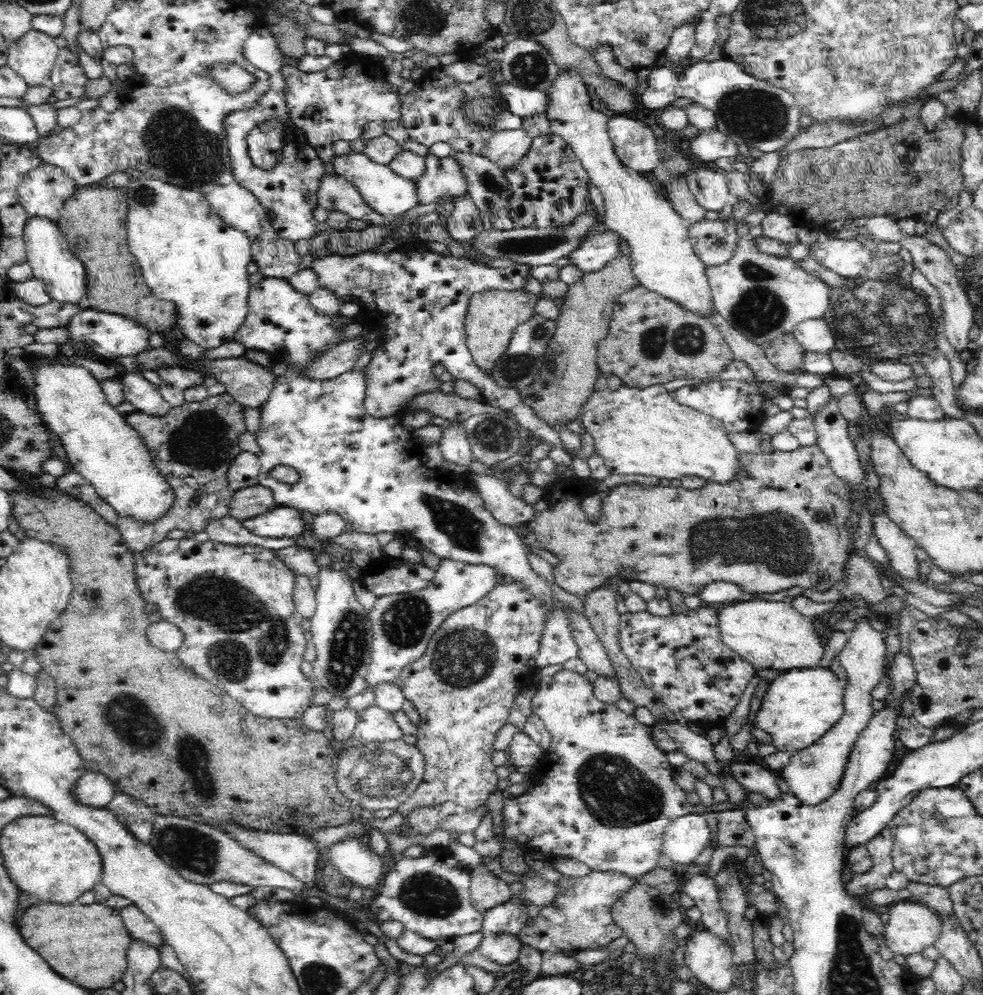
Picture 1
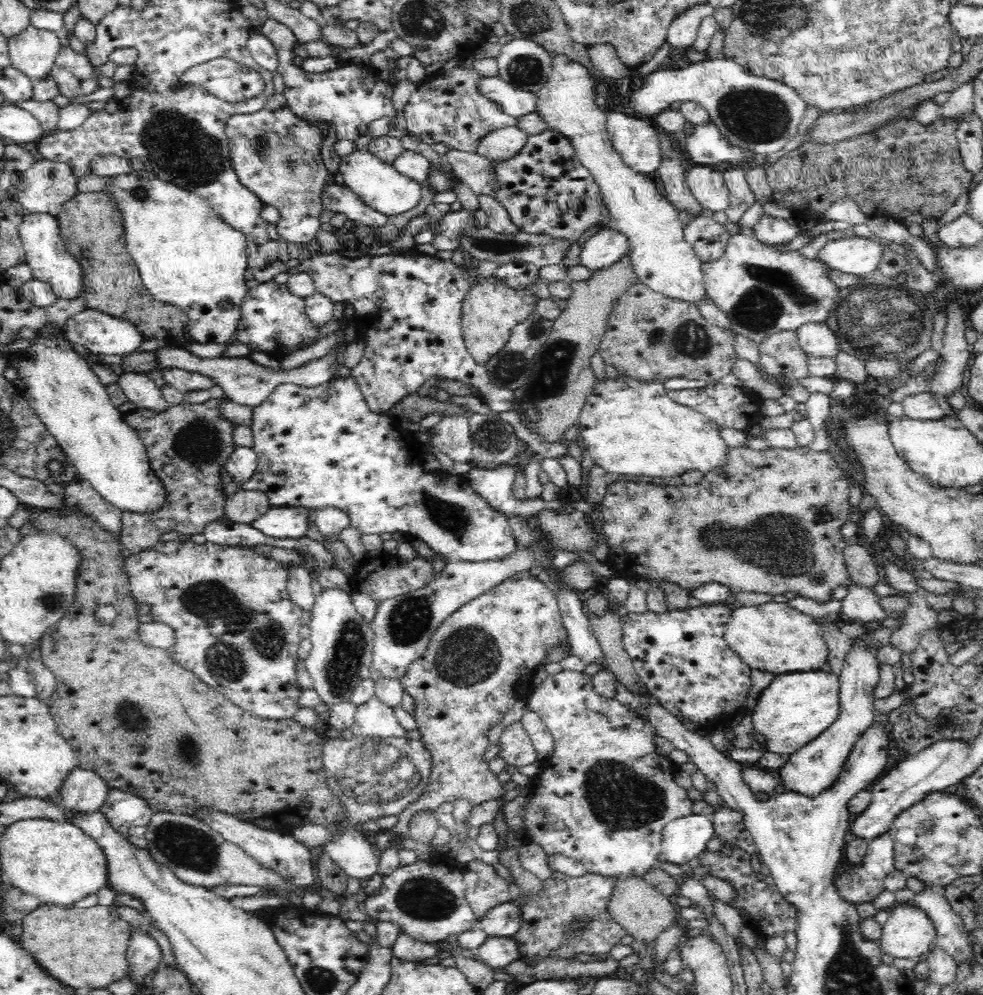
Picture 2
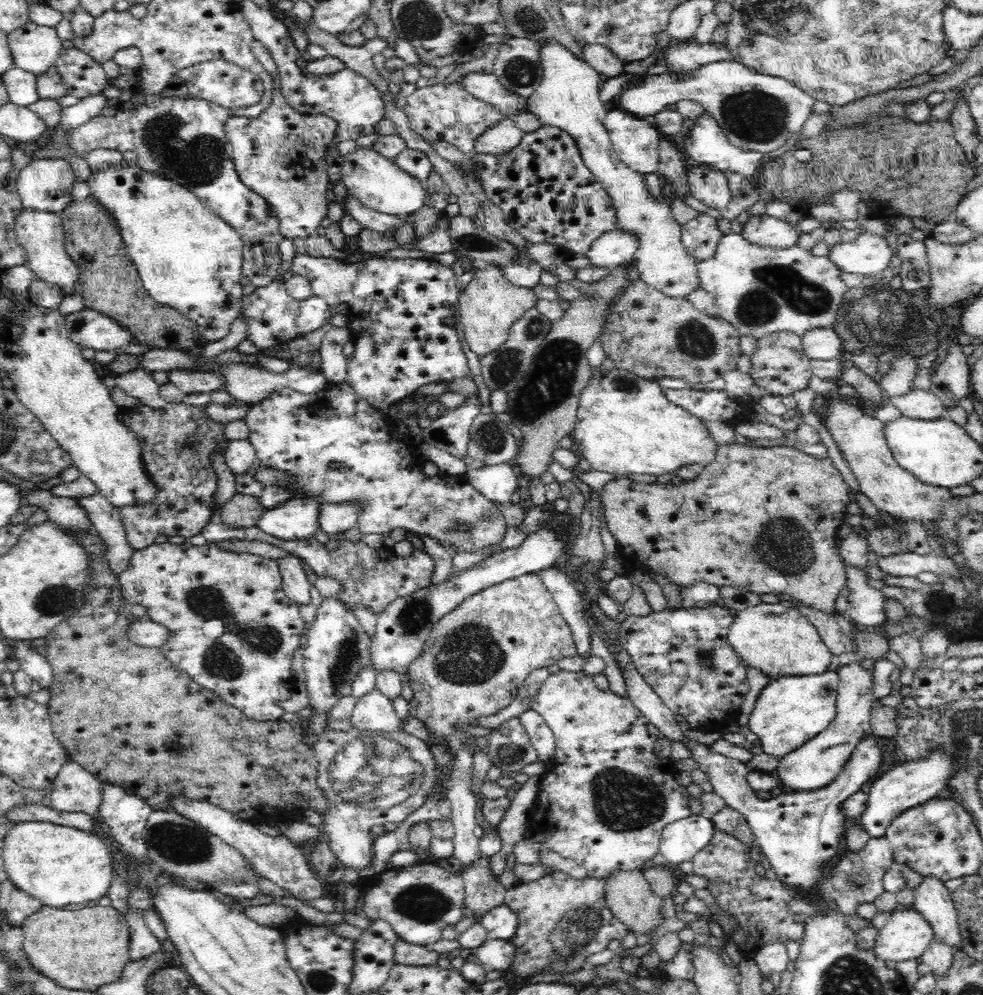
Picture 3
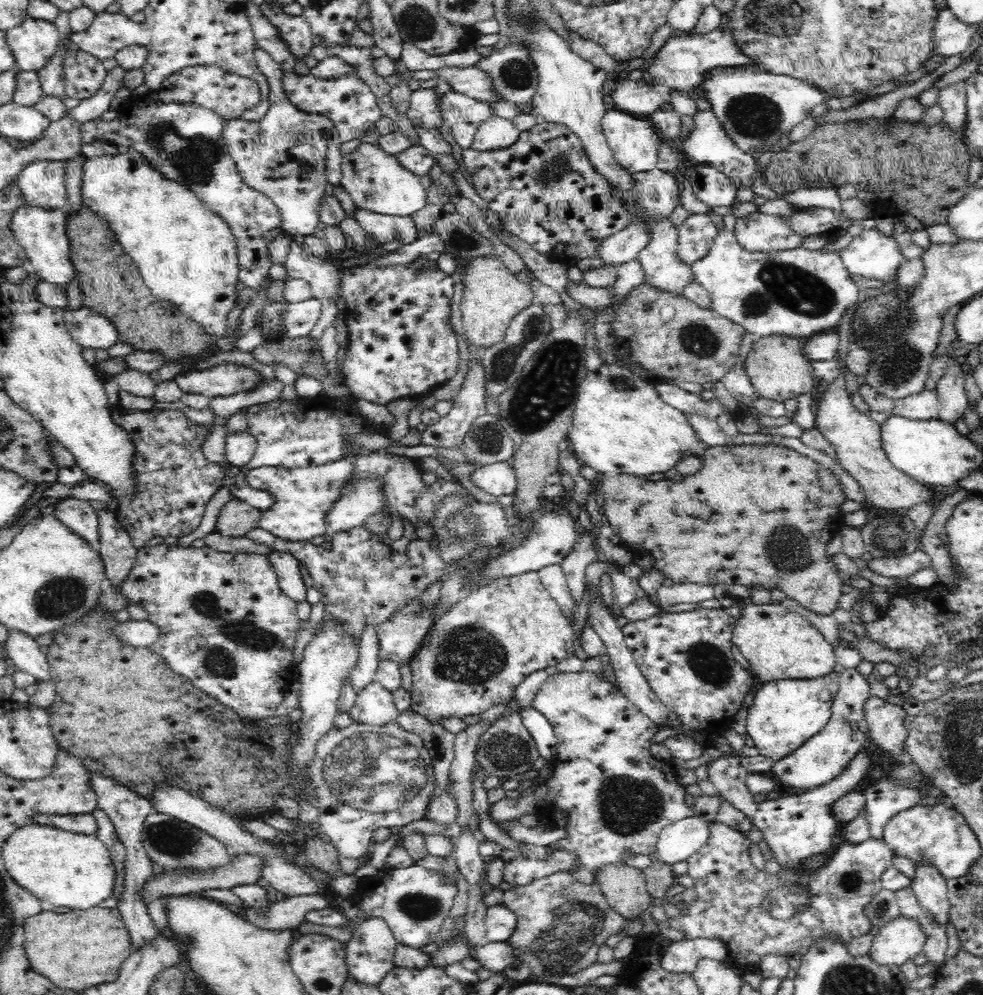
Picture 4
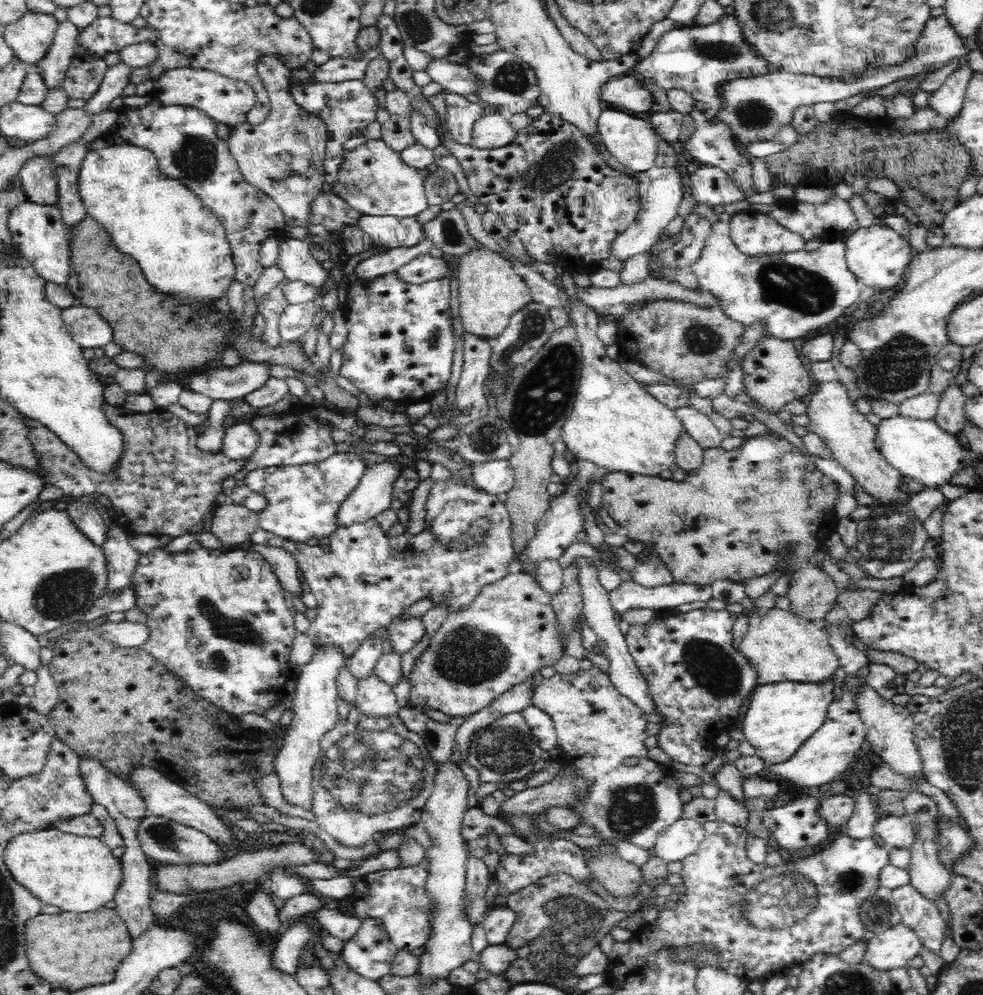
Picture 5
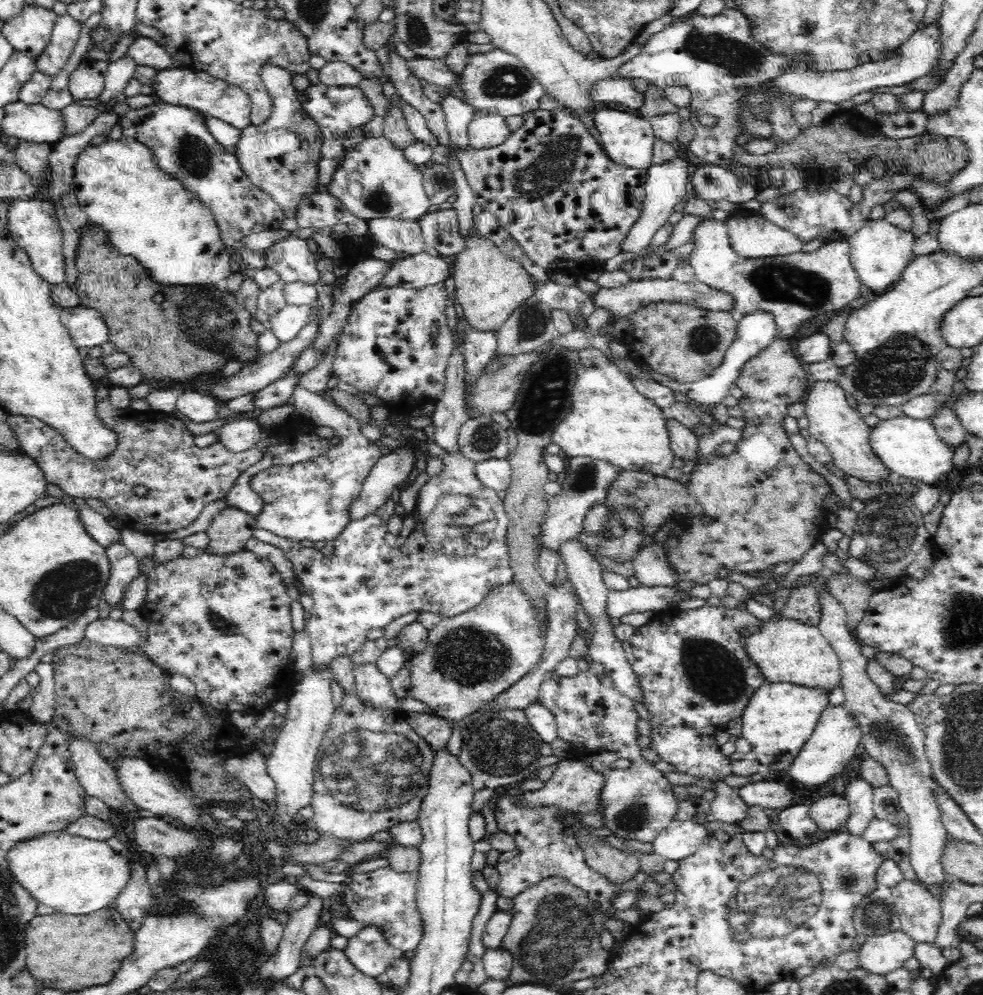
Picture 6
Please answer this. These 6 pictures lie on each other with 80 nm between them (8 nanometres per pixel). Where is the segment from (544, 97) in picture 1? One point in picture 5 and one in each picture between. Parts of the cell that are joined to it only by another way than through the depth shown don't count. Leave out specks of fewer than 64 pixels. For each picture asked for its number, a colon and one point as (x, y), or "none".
2: (513, 101)
3: (487, 87)
4: (473, 82)
5: (460, 79)

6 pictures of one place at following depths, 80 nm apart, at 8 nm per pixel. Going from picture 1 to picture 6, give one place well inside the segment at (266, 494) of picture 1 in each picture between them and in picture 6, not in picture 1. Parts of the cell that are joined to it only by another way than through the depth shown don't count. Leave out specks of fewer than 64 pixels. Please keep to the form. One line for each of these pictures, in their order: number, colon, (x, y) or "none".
2: (244, 506)
3: (242, 512)
4: (237, 519)
5: (233, 524)
6: (228, 532)

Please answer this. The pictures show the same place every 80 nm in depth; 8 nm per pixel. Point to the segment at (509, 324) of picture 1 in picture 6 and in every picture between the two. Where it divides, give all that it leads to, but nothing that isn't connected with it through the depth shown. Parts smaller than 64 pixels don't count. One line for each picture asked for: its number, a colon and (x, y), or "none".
2: (491, 308)
3: (489, 305)
4: (493, 294)
5: (490, 290)
6: (489, 286)

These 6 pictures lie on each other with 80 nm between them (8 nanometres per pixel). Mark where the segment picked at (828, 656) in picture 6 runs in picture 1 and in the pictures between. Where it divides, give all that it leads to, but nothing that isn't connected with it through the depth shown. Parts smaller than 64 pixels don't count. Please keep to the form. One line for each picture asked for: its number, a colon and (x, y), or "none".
1: (769, 634)
2: (773, 637)
3: (780, 641)
4: (778, 644)
5: (781, 646)

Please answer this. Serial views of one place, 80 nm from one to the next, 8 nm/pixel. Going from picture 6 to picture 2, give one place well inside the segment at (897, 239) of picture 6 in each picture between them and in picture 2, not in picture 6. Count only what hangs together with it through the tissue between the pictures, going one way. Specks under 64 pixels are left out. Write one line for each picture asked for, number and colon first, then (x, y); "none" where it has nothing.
2: (859, 256)
3: (869, 254)
4: (871, 254)
5: (878, 257)

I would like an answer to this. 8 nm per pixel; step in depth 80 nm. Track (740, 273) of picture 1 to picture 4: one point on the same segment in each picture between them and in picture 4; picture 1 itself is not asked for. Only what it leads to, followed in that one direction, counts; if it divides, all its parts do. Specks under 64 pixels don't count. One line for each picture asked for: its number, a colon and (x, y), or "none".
2: (763, 291)
3: (760, 290)
4: (796, 293)

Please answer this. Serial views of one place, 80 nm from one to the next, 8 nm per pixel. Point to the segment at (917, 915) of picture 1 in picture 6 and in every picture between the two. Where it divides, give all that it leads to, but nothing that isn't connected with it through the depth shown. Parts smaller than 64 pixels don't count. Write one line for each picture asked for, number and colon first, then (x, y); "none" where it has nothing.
2: (908, 933)
3: (906, 935)
4: (899, 941)
5: (892, 946)
6: (881, 953)

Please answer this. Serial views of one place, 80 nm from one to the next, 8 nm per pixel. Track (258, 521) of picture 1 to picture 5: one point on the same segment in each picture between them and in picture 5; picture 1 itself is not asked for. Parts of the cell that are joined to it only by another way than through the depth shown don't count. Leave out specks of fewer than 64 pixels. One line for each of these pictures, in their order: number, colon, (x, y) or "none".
2: (279, 522)
3: (297, 519)
4: (302, 497)
5: (302, 501)

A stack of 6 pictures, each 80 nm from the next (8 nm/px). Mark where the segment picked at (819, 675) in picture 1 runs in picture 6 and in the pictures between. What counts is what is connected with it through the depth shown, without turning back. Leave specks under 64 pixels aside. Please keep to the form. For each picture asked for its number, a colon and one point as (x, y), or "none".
2: (795, 707)
3: (790, 710)
4: (783, 714)
5: (779, 717)
6: (779, 718)

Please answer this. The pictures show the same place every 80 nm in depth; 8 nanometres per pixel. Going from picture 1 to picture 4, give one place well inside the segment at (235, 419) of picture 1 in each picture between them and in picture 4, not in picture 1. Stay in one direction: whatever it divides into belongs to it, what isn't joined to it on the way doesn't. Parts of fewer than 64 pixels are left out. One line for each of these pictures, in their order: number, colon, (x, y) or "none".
2: (188, 444)
3: (177, 440)
4: (174, 481)

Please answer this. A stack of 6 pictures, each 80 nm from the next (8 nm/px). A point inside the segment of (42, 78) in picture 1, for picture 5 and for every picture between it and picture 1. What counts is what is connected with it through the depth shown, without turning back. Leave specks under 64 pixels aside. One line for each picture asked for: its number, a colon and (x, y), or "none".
2: (33, 52)
3: (35, 49)
4: (34, 43)
5: (30, 38)

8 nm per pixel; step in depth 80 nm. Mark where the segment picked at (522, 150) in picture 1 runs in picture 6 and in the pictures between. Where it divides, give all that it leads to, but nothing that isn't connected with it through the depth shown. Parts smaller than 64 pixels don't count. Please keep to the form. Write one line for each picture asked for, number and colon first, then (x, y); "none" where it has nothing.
2: (504, 143)
3: (502, 137)
4: (497, 132)
5: (492, 130)
6: (486, 130)

